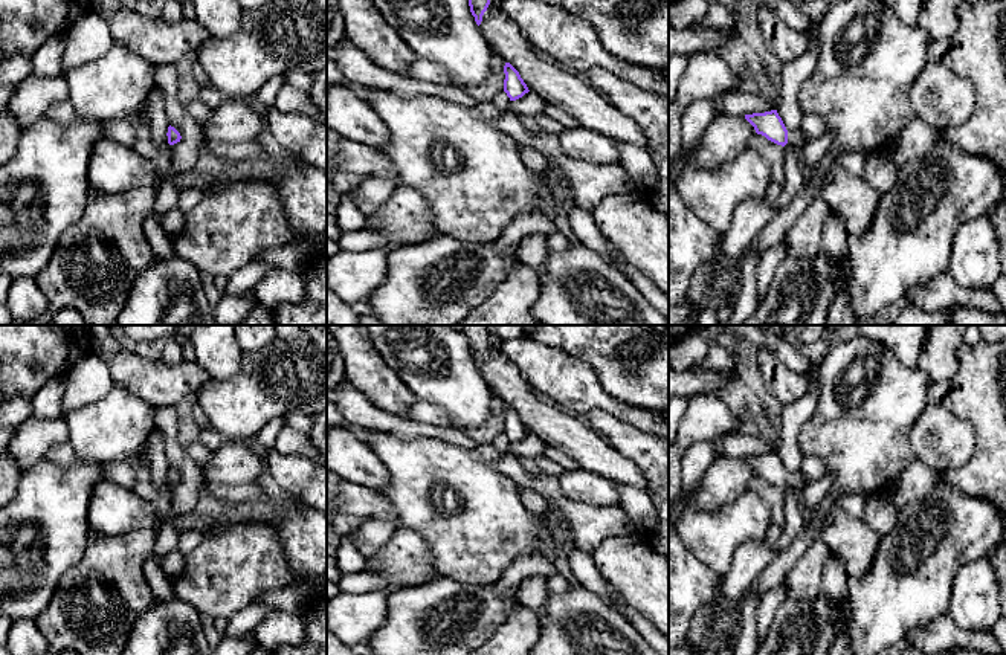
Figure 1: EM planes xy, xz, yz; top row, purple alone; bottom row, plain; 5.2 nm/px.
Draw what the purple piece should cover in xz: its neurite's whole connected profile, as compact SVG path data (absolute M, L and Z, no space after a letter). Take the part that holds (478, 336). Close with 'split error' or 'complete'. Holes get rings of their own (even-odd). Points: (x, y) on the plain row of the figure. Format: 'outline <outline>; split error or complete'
outline M463 325L463 333L467 336L470 354L479 368L490 347L490 331L485 325Z; complete

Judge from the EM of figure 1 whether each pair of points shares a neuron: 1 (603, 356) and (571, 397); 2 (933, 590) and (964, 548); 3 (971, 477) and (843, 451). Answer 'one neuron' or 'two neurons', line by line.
1: two neurons
2: one neuron
3: two neurons

